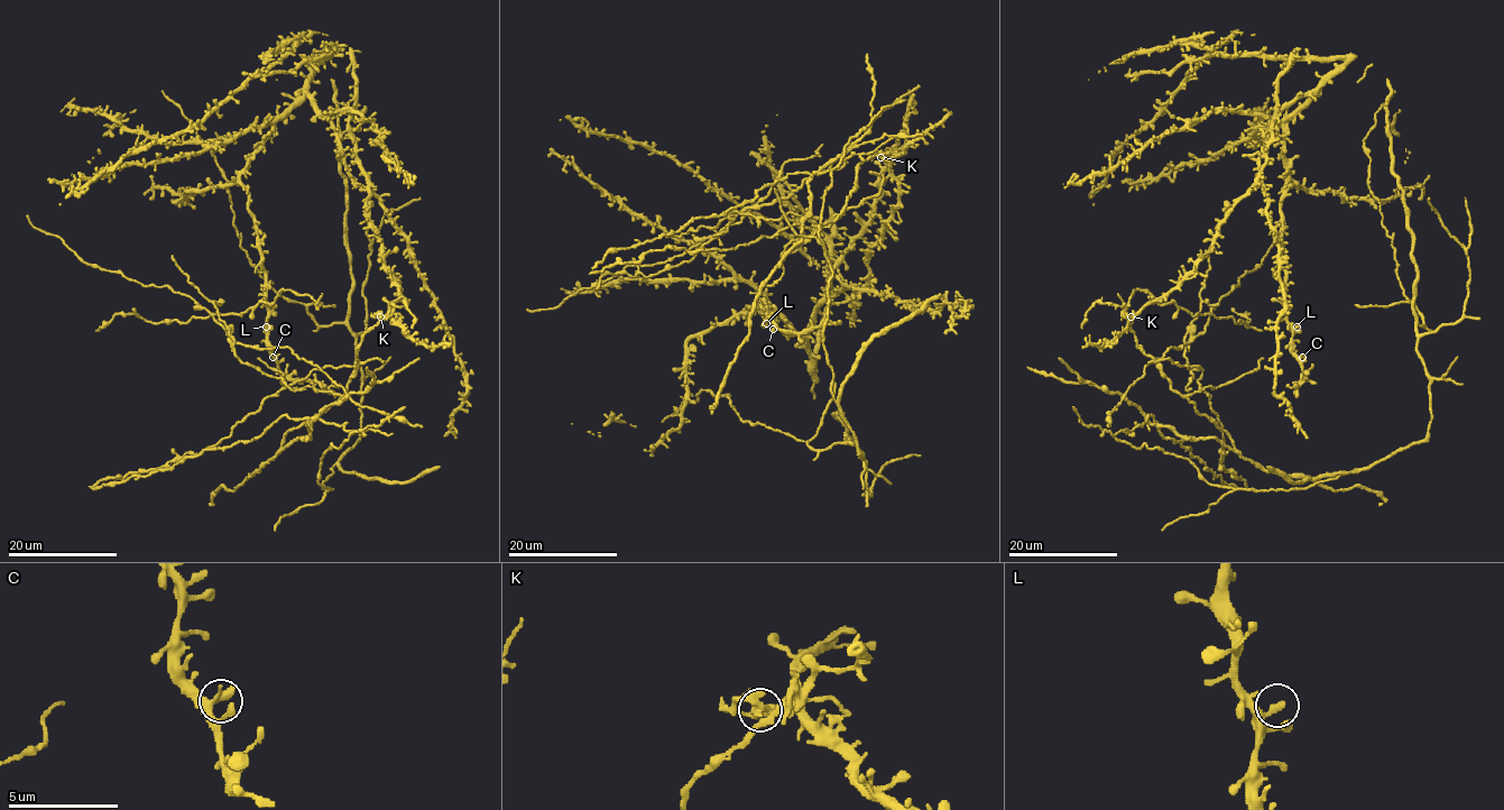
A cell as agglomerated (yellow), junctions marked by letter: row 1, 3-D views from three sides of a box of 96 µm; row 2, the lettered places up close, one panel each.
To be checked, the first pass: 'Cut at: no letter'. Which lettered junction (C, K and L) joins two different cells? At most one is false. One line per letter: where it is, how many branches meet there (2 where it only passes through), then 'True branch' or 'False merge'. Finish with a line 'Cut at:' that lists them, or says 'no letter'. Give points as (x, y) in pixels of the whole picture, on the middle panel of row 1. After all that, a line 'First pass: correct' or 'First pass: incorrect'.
C: Place: (773, 329). Branches: 2. True branch
K: Place: (880, 157). Branches: 2. False merge
L: Place: (766, 323). Branches: 2. True branch
Cut at: K
First pass: incorrect

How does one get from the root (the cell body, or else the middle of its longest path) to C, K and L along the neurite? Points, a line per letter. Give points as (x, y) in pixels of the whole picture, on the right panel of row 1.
C: (1228, 433), (1127, 316), (1193, 269), (1265, 162), (1269, 122), (1309, 95), (1284, 123), (1279, 252), (1302, 357)
K: (1228, 433), (1171, 387), (1160, 366), (1136, 343), (1128, 324), (1129, 316)
L: (1228, 433), (1127, 316), (1193, 269), (1265, 162), (1269, 122), (1309, 95), (1284, 123), (1279, 265), (1297, 327)

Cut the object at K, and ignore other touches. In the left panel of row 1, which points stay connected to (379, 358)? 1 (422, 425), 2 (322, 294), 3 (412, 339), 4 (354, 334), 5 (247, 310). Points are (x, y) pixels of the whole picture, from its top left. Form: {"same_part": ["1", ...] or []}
{"same_part": ["1", "2", "5"]}

